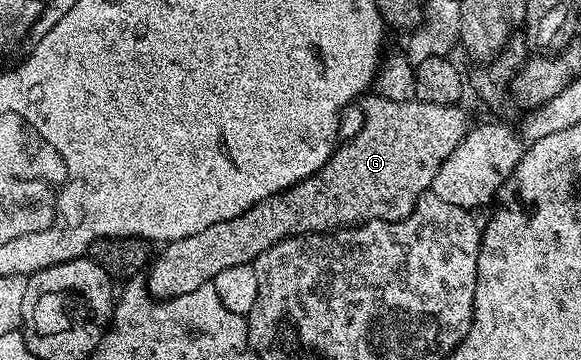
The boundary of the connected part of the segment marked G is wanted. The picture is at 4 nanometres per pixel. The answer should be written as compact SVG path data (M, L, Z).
M378 95L364 96L361 104L364 111L361 131L351 140L344 140L316 173L289 186L285 192L249 207L249 211L233 219L213 223L213 227L205 227L205 231L197 231L197 235L166 242L162 246L163 254L156 261L154 258L150 266L150 288L164 298L176 297L188 291L197 291L203 285L211 285L223 268L254 263L257 255L269 251L269 247L281 243L286 237L333 233L363 225L367 221L400 221L410 215L424 193L432 188L439 168L467 138L467 113L459 105L438 105L418 99L394 101Z

